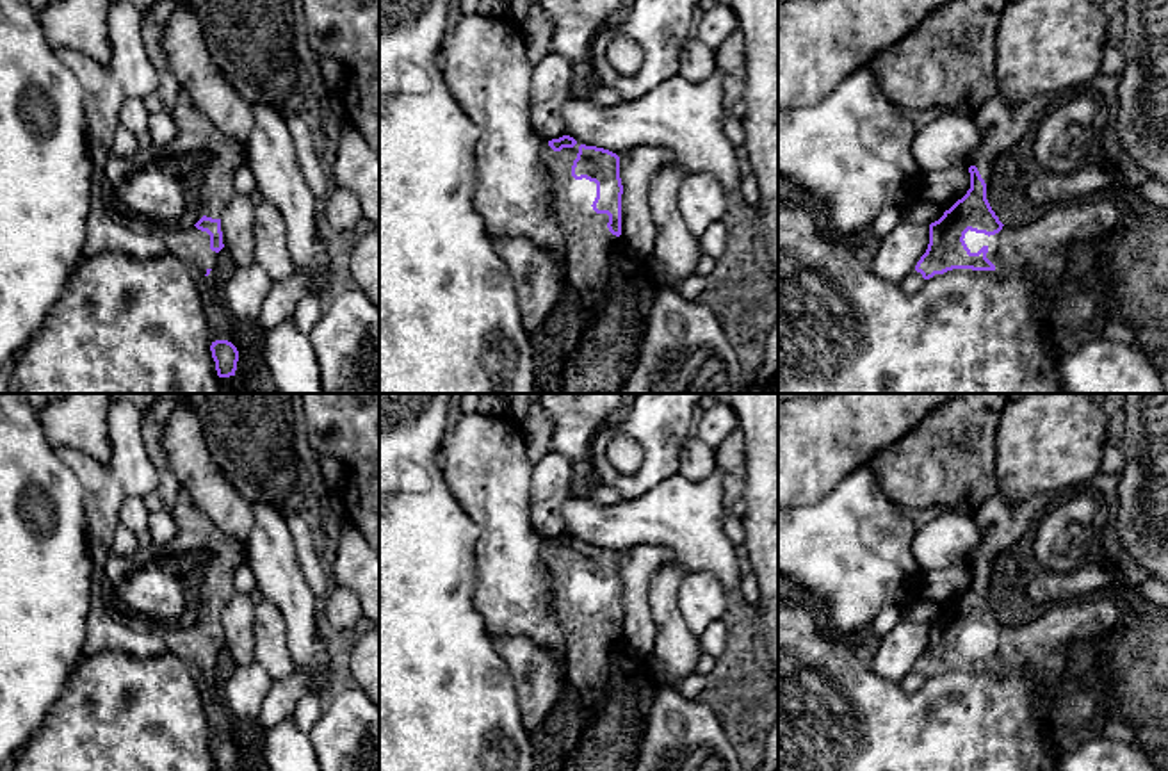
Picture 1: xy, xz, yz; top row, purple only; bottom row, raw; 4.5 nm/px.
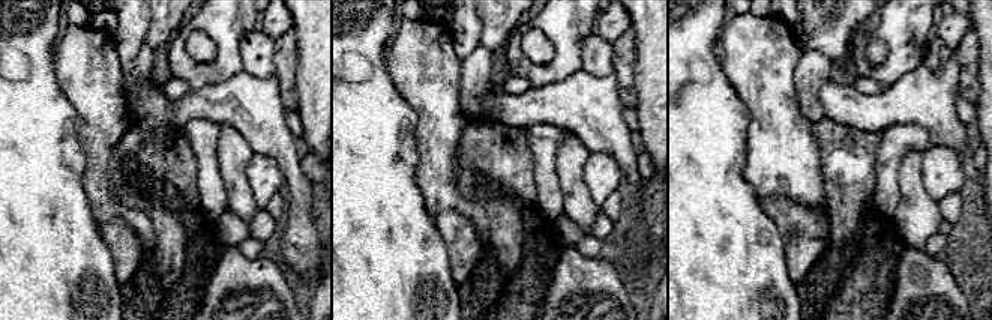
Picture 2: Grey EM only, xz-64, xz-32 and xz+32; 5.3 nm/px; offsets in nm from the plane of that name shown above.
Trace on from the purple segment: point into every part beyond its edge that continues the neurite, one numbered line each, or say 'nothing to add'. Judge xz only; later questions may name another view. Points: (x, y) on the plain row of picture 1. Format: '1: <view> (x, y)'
1: xz (586, 634)

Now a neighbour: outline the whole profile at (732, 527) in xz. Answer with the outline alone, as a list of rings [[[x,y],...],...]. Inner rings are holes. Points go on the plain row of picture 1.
[[[721,515],[721,529],[734,547],[741,547],[744,543],[744,525],[741,518]]]

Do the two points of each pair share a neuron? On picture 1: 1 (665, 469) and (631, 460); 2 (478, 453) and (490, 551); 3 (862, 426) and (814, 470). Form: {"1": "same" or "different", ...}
{"1": "different", "2": "same", "3": "same"}

